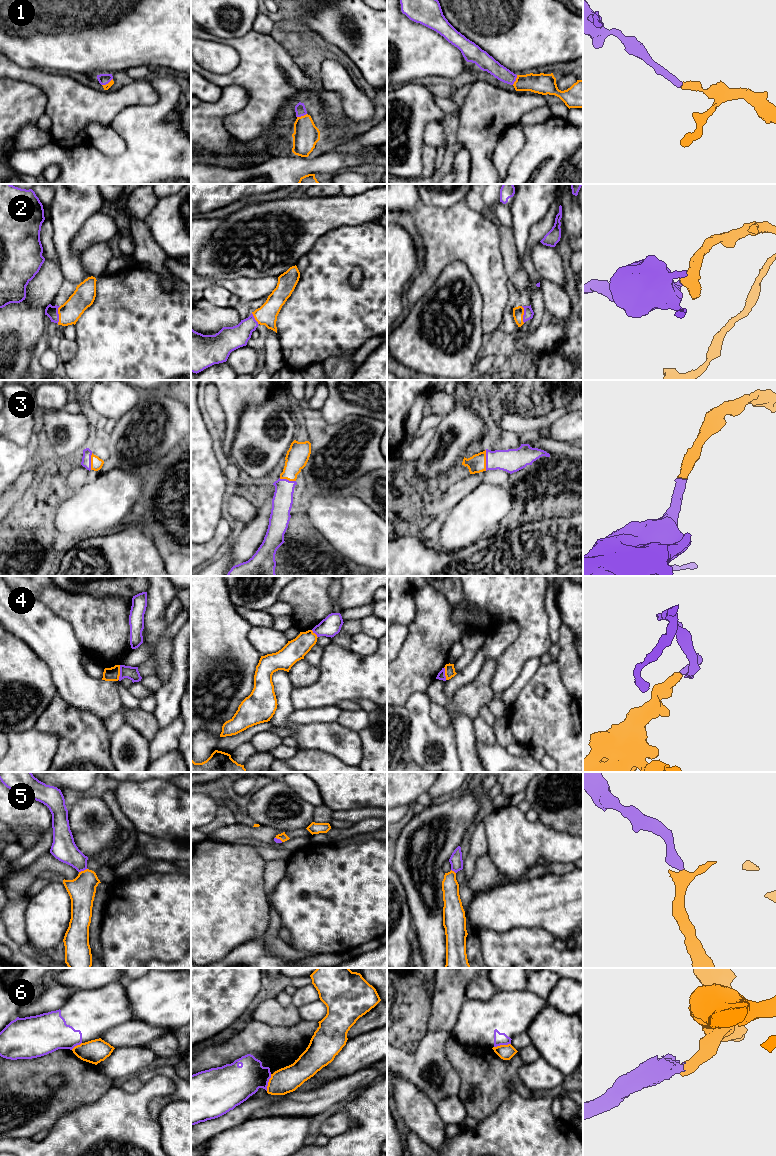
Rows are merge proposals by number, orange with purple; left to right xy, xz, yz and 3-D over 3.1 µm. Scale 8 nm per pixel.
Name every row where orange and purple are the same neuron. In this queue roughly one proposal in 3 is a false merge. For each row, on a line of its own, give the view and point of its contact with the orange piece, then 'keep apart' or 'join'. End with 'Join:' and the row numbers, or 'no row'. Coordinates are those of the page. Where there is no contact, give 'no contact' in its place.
1: xz (301, 116) | join
2: xy (59, 315) | join
3: yz (485, 460) | join
4: xy (119, 672) | keep apart
5: xy (84, 870) | join
6: xz (268, 1082) | keep apart
Join: 1, 2, 3, 5

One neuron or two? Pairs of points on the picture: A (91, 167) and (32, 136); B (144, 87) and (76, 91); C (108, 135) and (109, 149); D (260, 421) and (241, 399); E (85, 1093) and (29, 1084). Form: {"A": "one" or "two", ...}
{"A": "two", "B": "one", "C": "one", "D": "two", "E": "one"}

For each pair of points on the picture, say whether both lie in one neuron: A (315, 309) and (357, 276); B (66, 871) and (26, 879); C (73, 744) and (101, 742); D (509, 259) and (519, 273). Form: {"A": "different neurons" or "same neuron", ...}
{"A": "different neurons", "B": "same neuron", "C": "same neuron", "D": "same neuron"}

